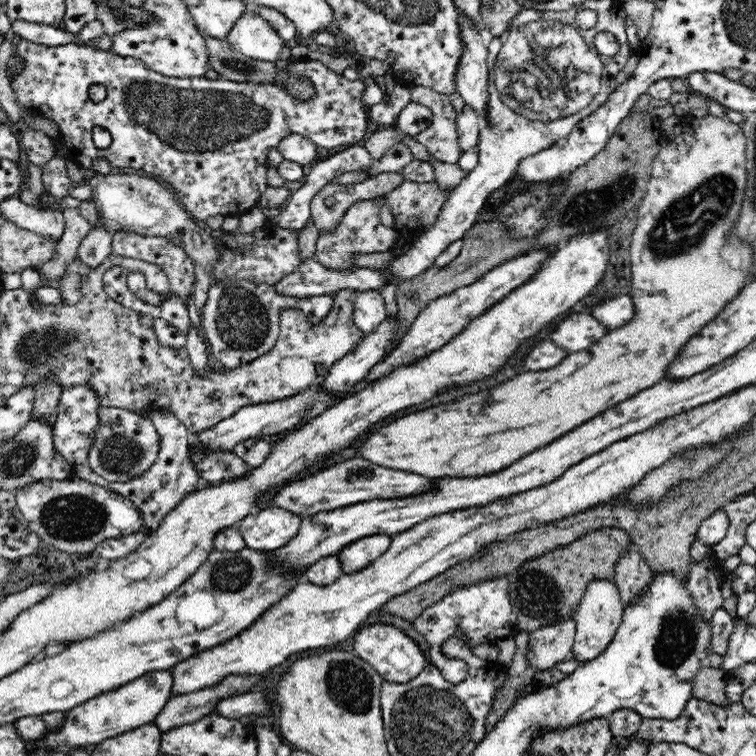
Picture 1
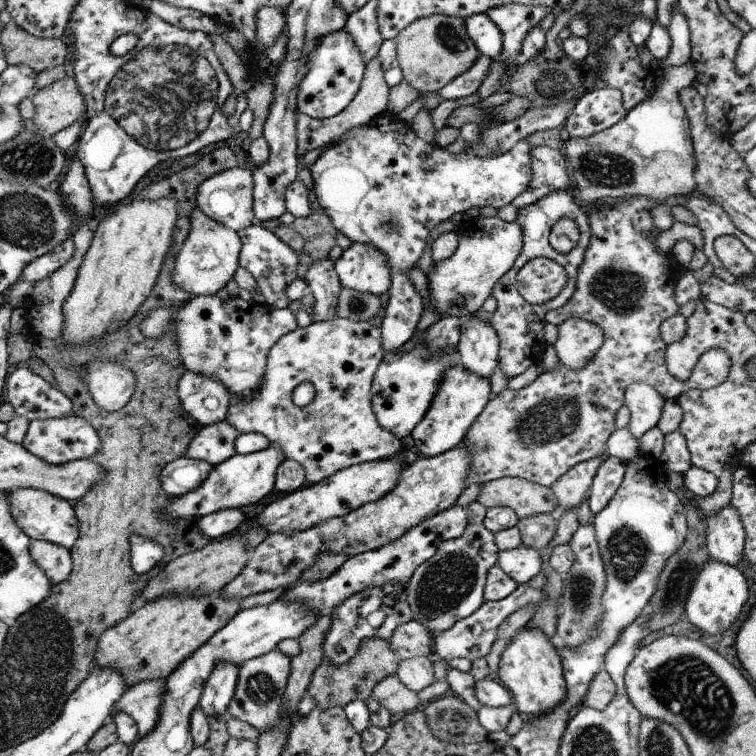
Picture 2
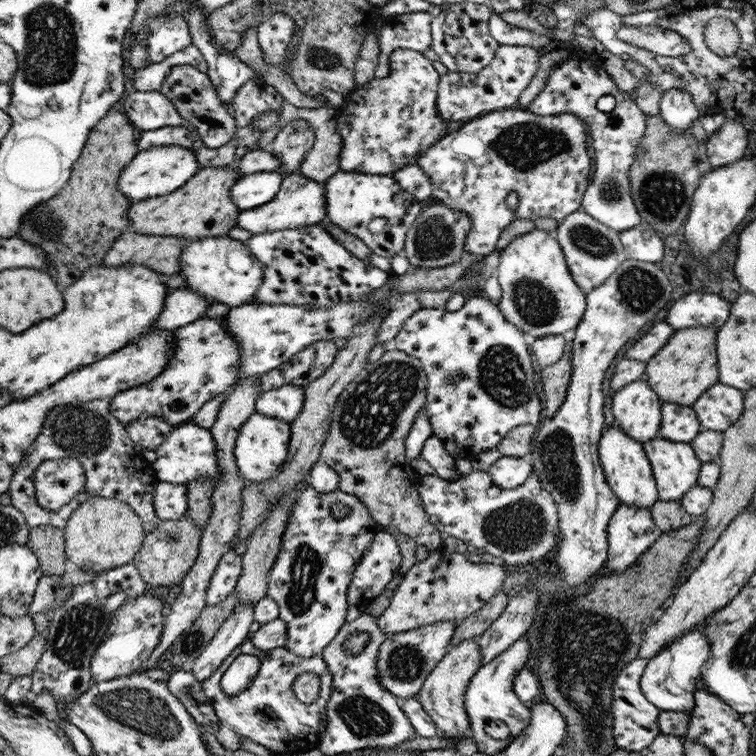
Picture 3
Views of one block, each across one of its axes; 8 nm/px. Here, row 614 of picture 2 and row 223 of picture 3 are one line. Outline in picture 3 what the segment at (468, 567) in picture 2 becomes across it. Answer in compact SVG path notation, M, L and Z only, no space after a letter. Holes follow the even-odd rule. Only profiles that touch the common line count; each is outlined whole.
M441 202L428 206L412 222L405 237L403 252L412 269L434 269L460 262L465 254L466 236L472 228L470 217Z

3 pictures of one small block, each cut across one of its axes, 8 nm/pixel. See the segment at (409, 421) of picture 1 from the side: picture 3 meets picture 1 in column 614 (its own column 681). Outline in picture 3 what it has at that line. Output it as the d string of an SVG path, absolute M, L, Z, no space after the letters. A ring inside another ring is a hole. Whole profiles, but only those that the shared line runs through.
M693 326L675 330L663 348L647 362L644 378L662 403L692 407L707 388L719 382L716 339L716 327Z

